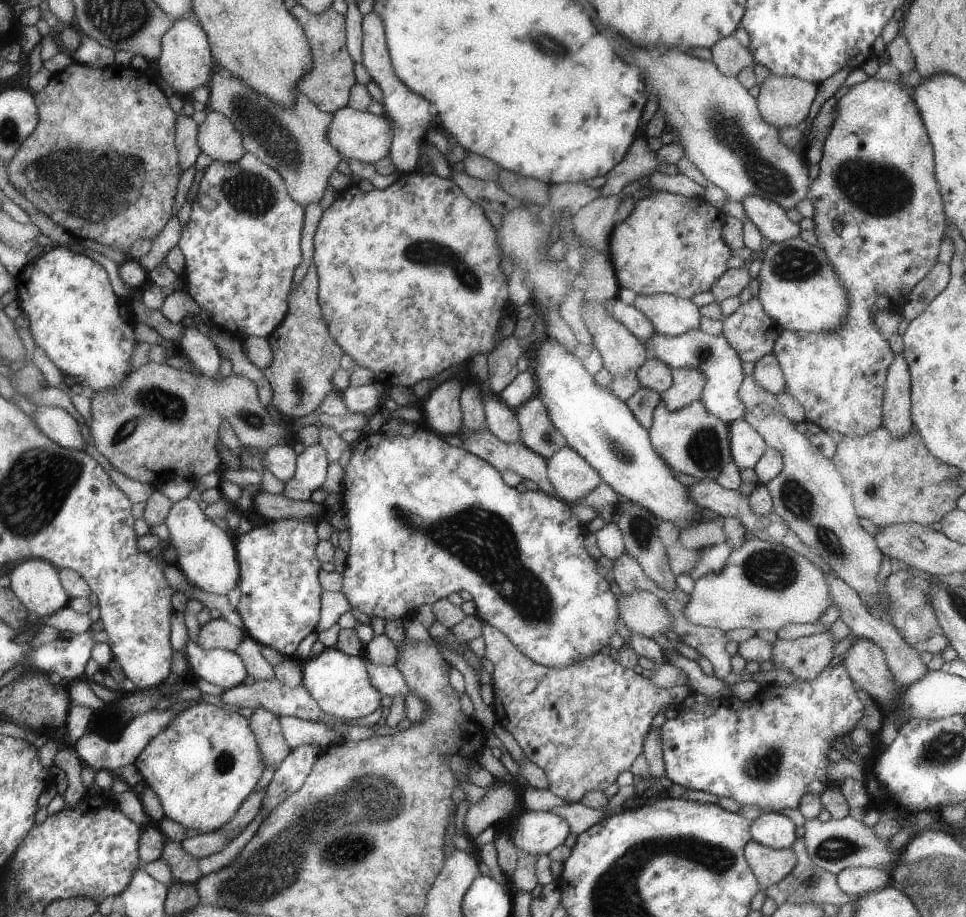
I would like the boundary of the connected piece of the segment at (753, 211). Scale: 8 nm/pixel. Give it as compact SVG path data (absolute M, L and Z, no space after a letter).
M756 195L741 200L747 218L760 229L762 236L772 243L784 242L797 237L802 230L797 222L790 220L787 210L776 201Z

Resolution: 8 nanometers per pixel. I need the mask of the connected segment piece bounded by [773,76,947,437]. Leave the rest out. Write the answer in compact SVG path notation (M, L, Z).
M868 77L864 82L860 82L851 86L848 92L838 99L837 113L832 124L830 132L827 134L823 143L823 155L819 162L819 174L812 182L808 198L814 203L815 213L813 220L815 222L814 232L821 248L823 248L827 257L831 261L831 265L835 268L836 274L847 289L849 298L849 309L847 317L842 321L840 328L831 331L804 332L804 331L784 331L779 334L776 339L773 353L778 359L779 365L782 367L785 381L786 392L803 404L807 422L814 423L821 427L824 431L834 430L840 432L844 436L855 437L874 433L876 429L880 429L883 424L883 402L886 398L887 378L895 360L888 342L880 336L878 328L874 326L874 318L872 318L872 310L890 310L895 314L901 313L903 306L908 302L912 289L927 272L932 270L936 264L936 258L939 258L938 252L941 252L940 240L946 232L946 211L944 210L942 191L939 187L939 181L934 176L934 157L933 146L930 142L924 121L922 120L919 107L915 103L915 99L908 94L904 88L900 88L896 82L876 79L876 77Z

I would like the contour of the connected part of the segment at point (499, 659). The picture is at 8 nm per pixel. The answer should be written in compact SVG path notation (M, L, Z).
M483 619L480 621L486 646L484 657L494 665L492 706L496 721L514 736L527 760L544 770L549 790L565 803L578 803L586 792L604 791L622 772L630 771L633 762L642 754L642 742L660 706L674 702L683 704L692 694L688 684L670 688L656 686L634 669L622 668L622 664L605 654L595 654L561 669L536 664L499 628Z

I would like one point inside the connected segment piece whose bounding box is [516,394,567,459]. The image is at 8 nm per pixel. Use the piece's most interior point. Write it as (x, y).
(538, 432)

